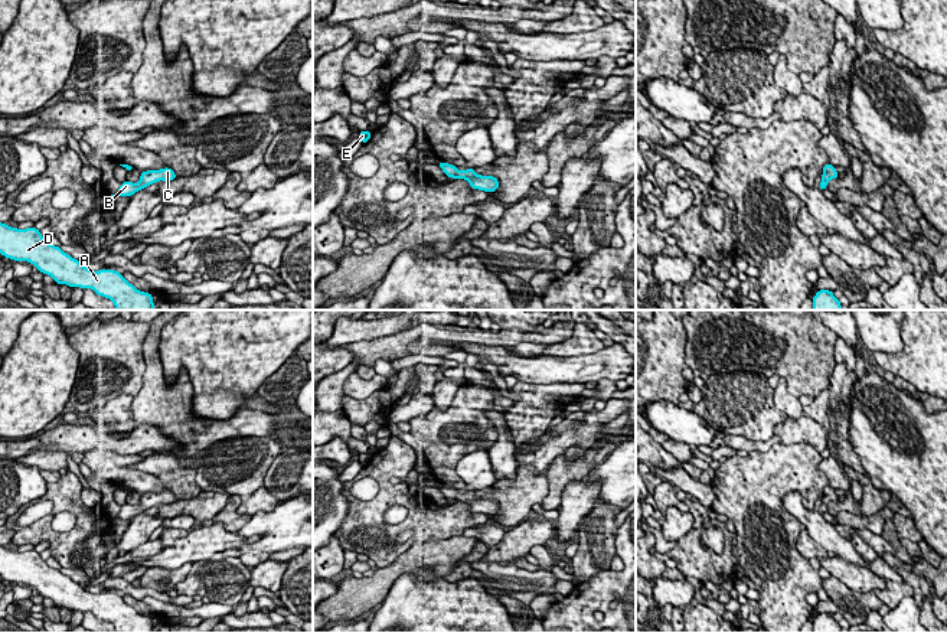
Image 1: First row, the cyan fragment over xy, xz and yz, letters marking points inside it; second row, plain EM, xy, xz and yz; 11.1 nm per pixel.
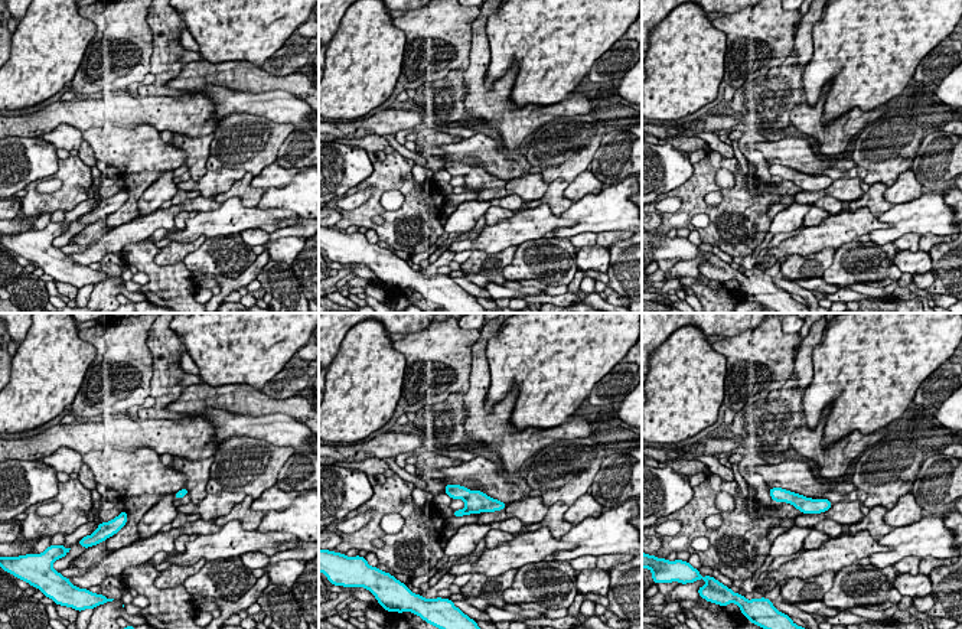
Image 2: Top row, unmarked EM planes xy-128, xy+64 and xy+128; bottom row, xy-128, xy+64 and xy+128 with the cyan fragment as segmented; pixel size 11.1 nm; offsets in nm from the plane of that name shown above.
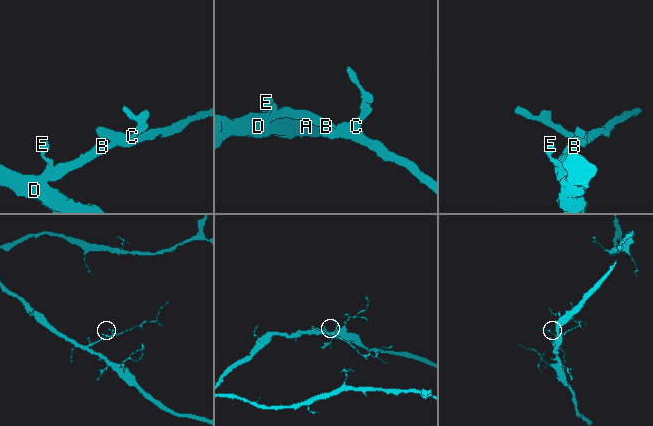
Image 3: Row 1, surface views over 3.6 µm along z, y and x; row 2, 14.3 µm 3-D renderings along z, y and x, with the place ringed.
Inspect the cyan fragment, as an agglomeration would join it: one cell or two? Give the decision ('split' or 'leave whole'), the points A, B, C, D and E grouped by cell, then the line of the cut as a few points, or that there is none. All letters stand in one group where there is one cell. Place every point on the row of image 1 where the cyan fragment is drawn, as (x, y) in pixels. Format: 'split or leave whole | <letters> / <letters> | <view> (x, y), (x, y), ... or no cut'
leave whole | A B C D E | no cut

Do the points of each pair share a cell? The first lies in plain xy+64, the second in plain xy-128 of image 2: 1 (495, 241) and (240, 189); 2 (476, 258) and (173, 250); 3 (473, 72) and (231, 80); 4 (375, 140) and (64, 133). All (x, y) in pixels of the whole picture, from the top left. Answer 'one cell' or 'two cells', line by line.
1: two cells
2: one cell
3: two cells
4: one cell

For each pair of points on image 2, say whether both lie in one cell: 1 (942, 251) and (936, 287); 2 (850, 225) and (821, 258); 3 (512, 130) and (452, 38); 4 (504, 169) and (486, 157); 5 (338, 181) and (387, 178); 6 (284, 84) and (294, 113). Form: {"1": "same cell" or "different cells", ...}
{"1": "same cell", "2": "different cells", "3": "different cells", "4": "same cell", "5": "different cells", "6": "different cells"}

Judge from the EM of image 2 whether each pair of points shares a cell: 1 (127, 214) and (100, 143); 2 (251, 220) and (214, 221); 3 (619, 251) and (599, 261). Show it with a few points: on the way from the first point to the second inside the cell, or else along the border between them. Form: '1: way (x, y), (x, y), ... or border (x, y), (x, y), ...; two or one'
1: way (133, 195), (133, 172), (118, 157); one
2: way (243, 218), (222, 221); one
3: border (610, 247), (610, 266), (606, 271); two

